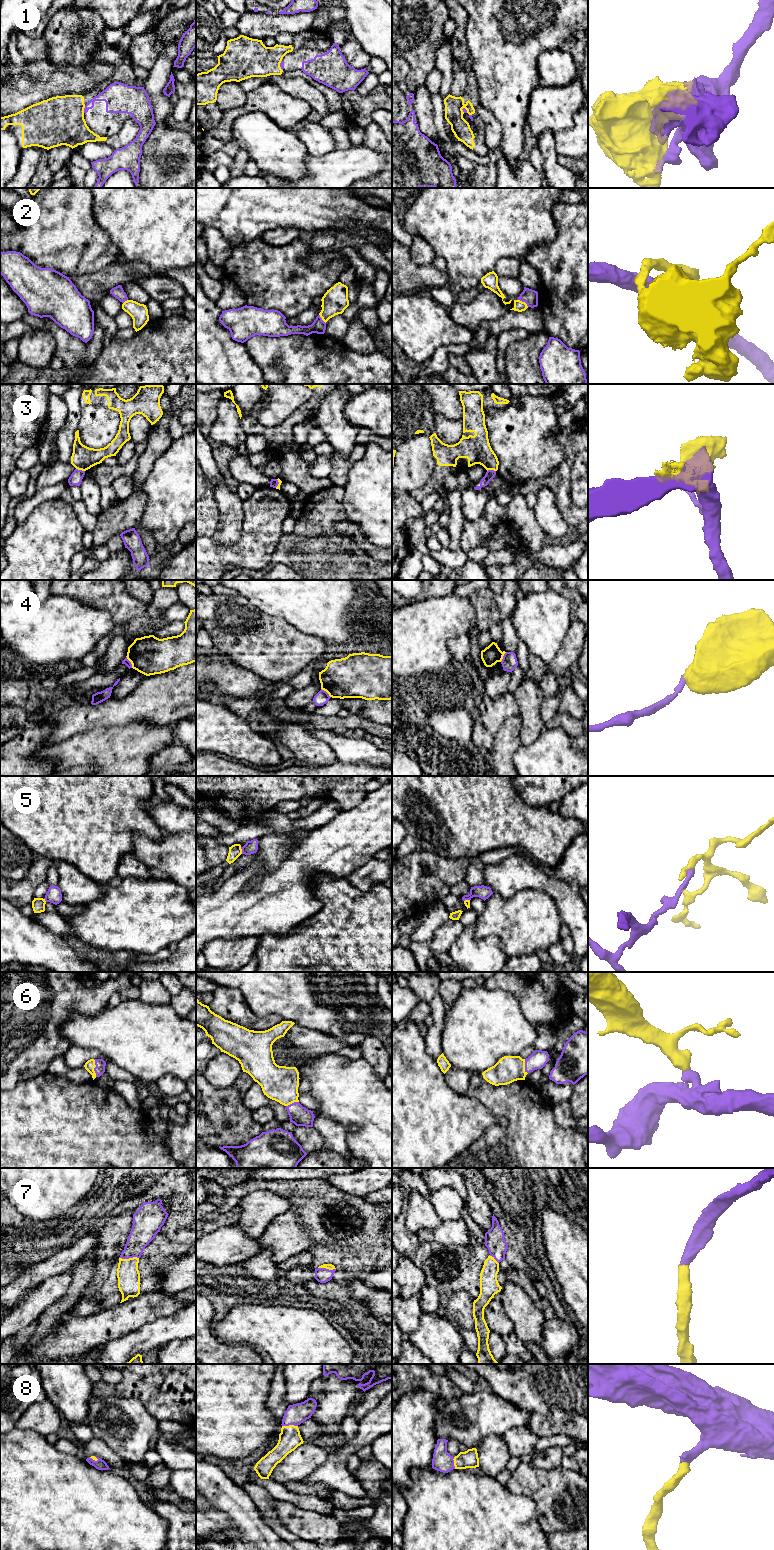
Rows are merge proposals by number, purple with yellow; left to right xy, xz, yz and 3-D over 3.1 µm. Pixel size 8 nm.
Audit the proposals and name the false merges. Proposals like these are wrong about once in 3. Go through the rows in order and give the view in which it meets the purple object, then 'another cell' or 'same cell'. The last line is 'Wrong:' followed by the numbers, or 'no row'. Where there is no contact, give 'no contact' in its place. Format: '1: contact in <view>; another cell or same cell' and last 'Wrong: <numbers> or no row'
1: contact in xy; another cell
2: contact in yz; another cell
3: contact in xy; another cell
4: contact in xy; another cell
5: contact in xz; another cell
6: contact in xy; same cell
7: contact in xy; same cell
8: contact in xz; same cell
Wrong: 1, 2, 3, 4, 5

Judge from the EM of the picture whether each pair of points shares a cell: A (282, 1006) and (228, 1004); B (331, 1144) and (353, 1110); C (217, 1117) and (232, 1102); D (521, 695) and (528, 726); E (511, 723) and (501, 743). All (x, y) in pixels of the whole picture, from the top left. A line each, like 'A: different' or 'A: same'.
A: different
B: different
C: same
D: same
E: same

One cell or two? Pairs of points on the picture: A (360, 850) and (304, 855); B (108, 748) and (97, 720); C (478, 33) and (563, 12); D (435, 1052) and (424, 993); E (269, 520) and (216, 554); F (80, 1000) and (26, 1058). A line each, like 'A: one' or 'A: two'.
A: one
B: two
C: one
D: one
E: one
F: one

